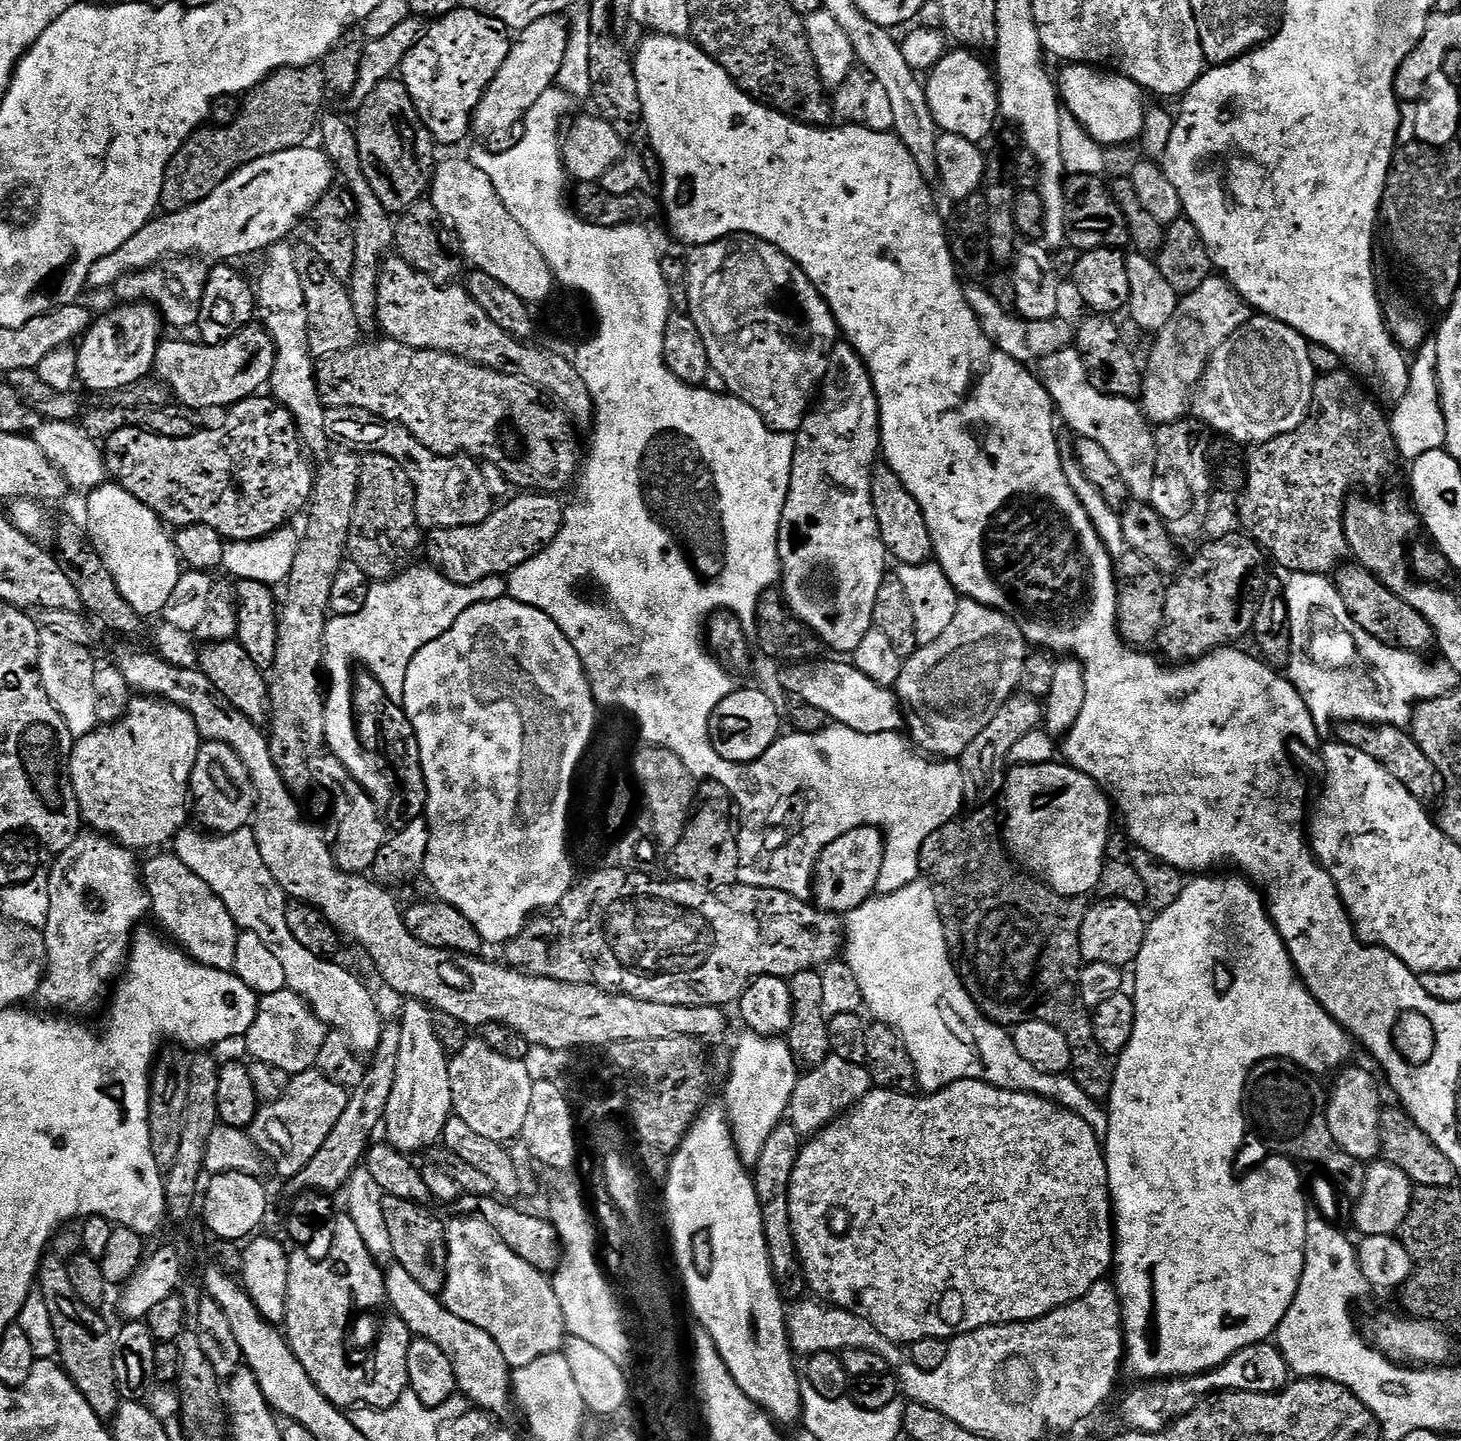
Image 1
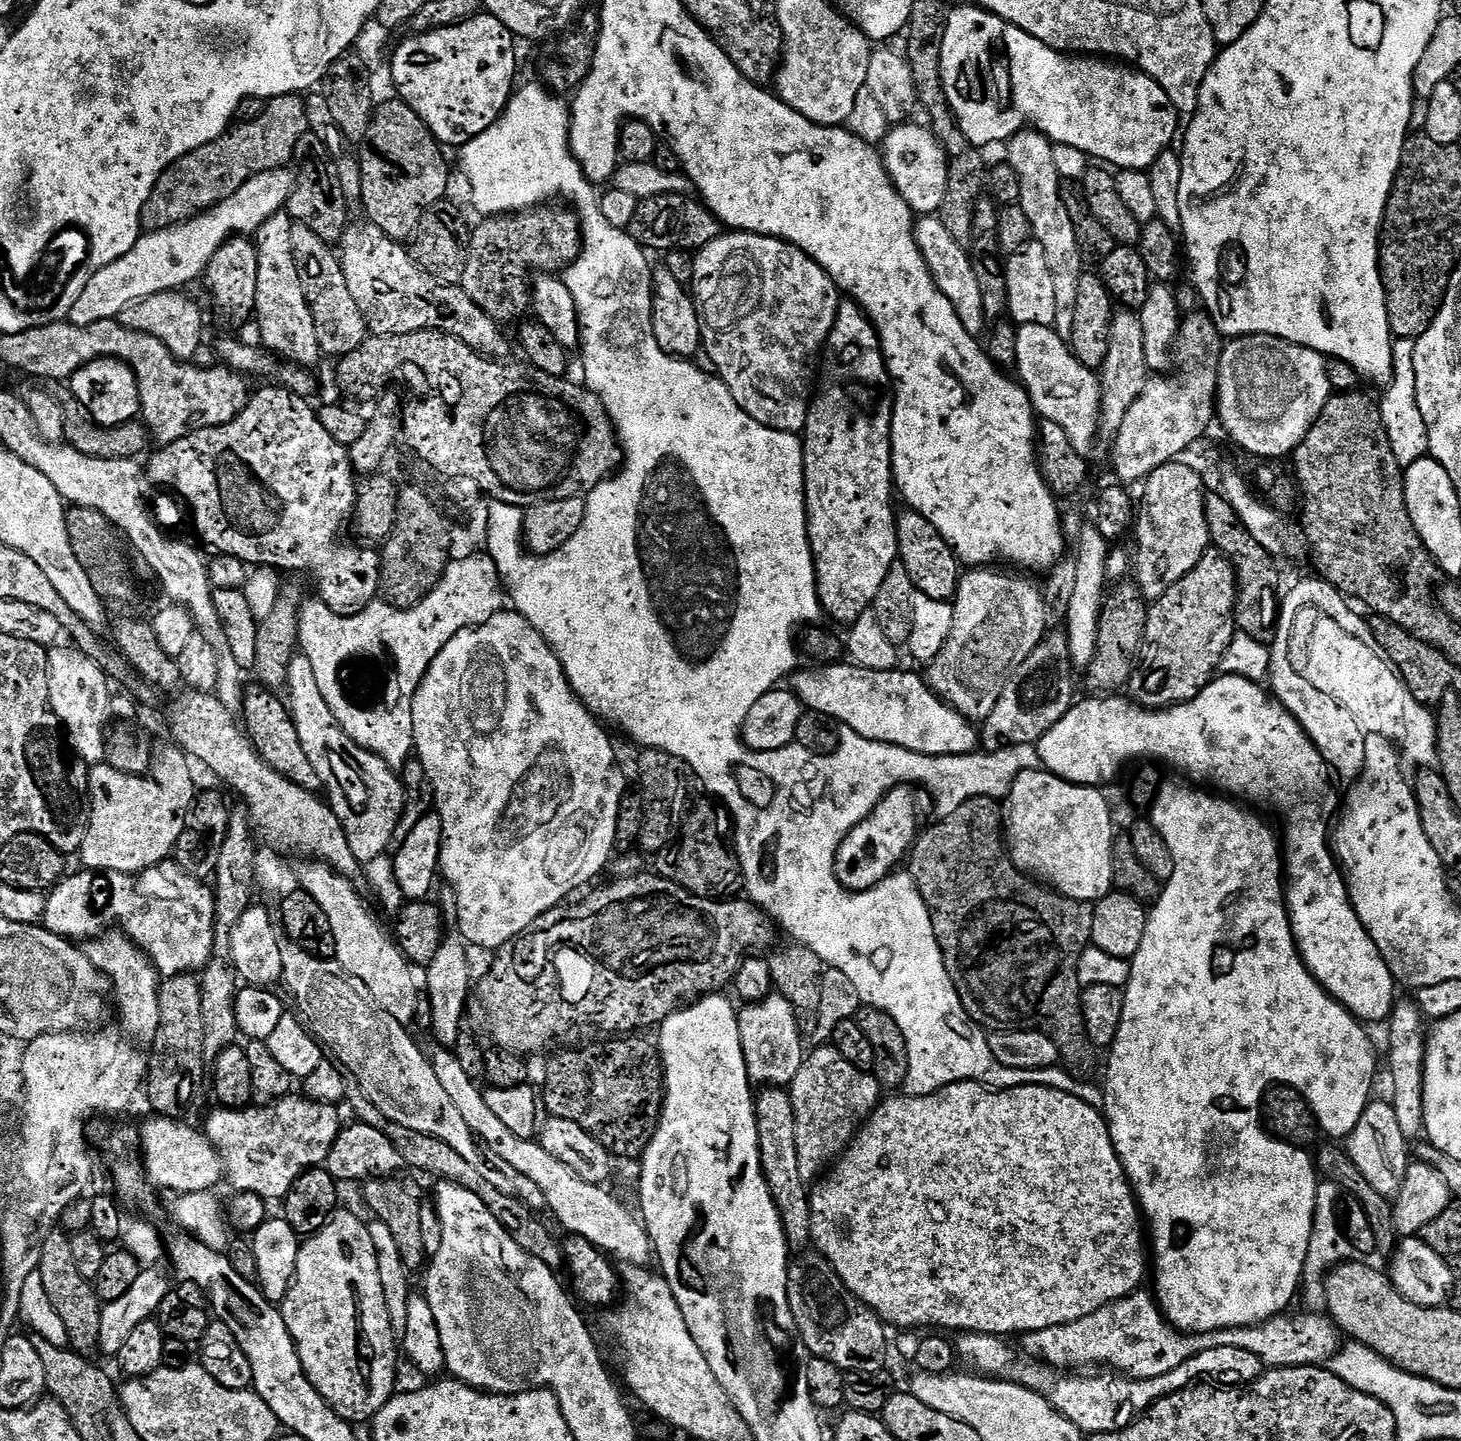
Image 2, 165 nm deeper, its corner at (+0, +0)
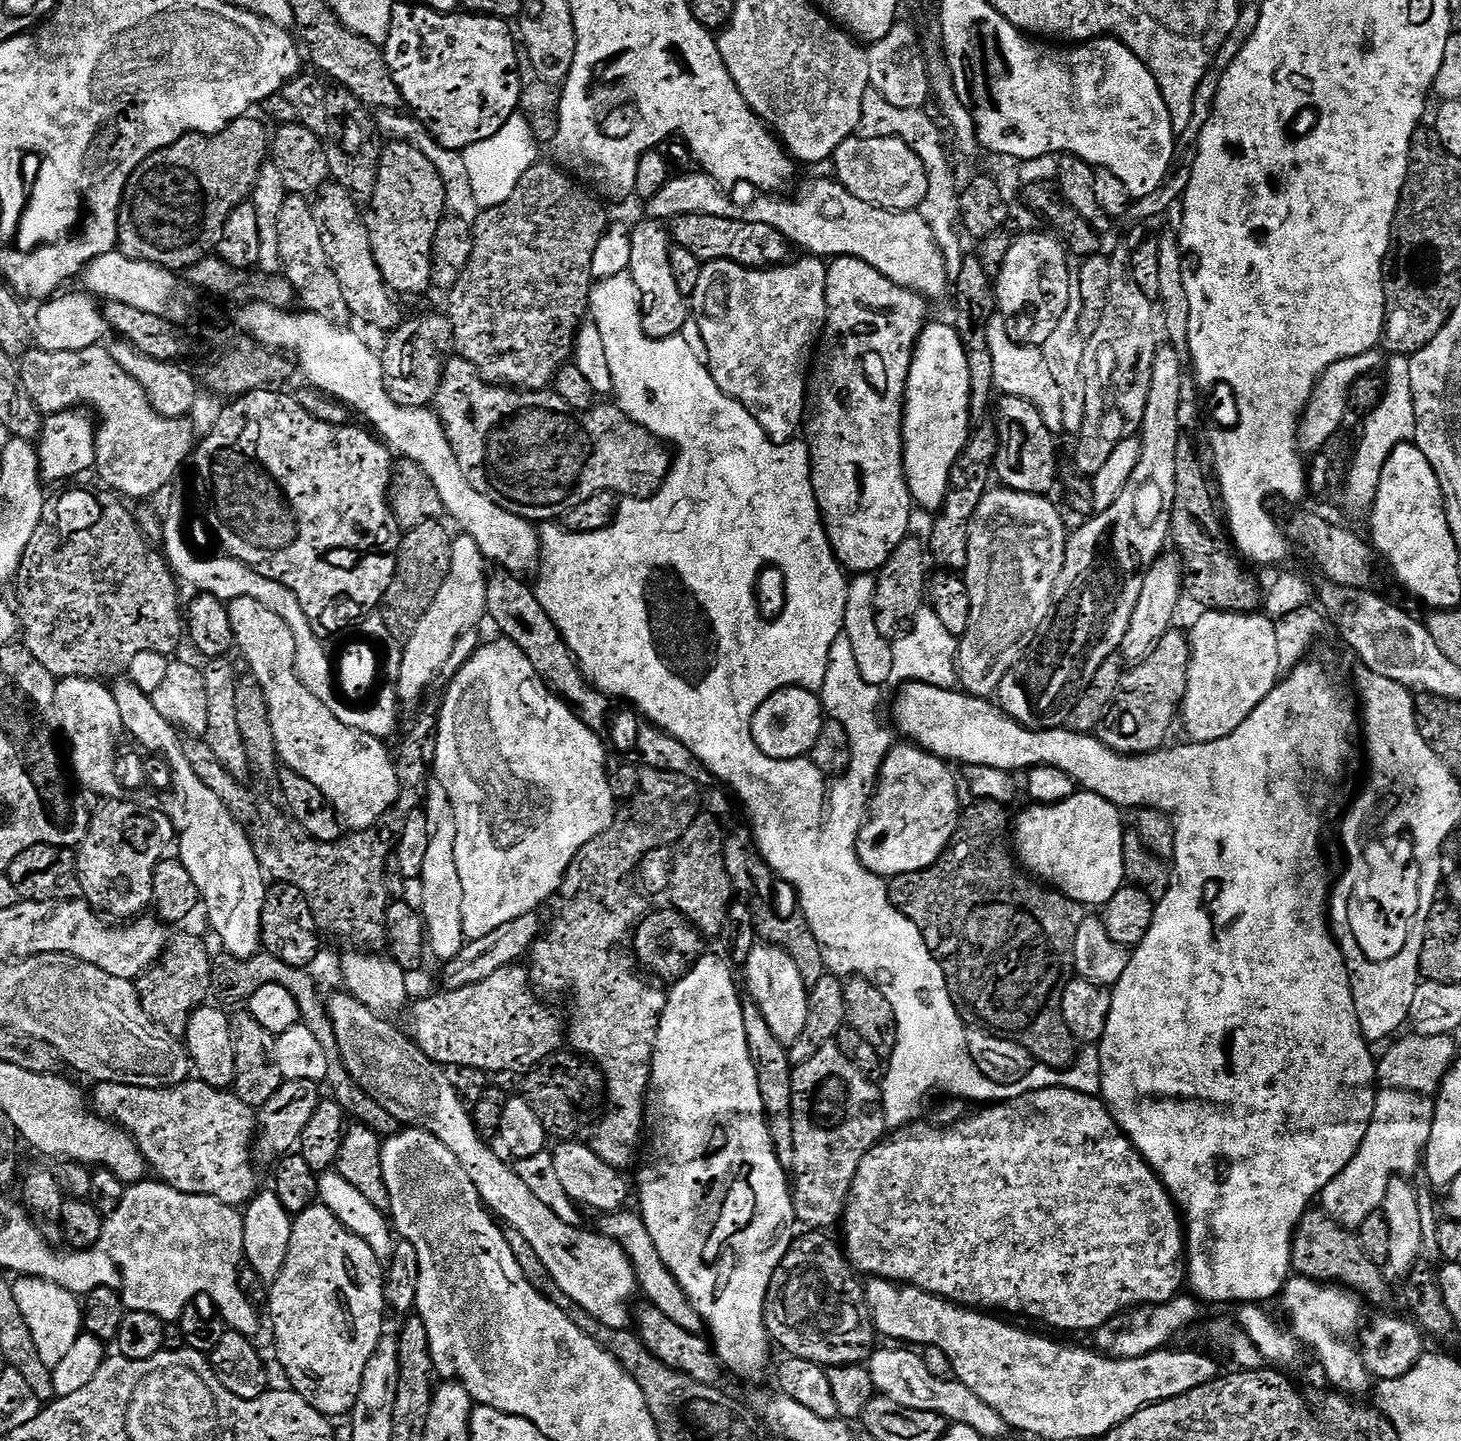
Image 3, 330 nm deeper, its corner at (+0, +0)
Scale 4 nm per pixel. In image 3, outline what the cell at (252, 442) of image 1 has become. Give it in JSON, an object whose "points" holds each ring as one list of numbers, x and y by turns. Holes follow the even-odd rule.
{"points":[[261,390,248,392,242,397,233,399,225,407,218,424,208,436,199,441,194,452,196,472,204,483,204,496,208,499,208,512,216,516,212,520,212,528,216,531,221,546,225,548,223,551,229,557,257,569,262,578,270,578,286,586,286,590,290,590,294,598,298,598,302,606,302,614,306,614,313,628,324,634,325,632,340,632,347,624,354,623,363,612,364,616,379,609,380,600,386,594,396,573,395,551,372,552,372,540,386,535,388,524,393,523,392,509,388,503,388,489,392,486,394,453,379,436,373,434,367,427,364,428,351,428,348,422,327,424,324,421,318,421,298,404,295,395,283,396,280,390]]}

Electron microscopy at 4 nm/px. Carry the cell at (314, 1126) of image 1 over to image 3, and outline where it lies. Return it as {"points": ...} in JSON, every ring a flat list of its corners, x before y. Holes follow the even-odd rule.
{"points":[[189,1078,182,1084,175,1084,173,1088,143,1088,103,1082,97,1083,95,1087,96,1093,90,1096,95,1111,106,1120,118,1122,124,1131,134,1137,151,1171,153,1168,163,1183,179,1192,218,1198,224,1204,233,1206,247,1205,256,1195,258,1185,256,1172,252,1169,252,1152,254,1156,258,1116,253,1108,236,1097,235,1091,203,1084,199,1078]]}

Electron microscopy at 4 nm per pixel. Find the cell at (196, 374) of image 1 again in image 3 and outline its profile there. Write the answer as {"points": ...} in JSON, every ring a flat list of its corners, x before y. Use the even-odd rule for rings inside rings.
{"points":[[32,346,19,357,18,383,28,400,34,404,35,409,41,413,43,411,43,415,46,416,92,406,91,411,98,417,94,472,97,472,109,484,105,485,113,493,121,497,134,496,138,500,144,500,147,496,158,495,179,474,180,467,187,460,189,463,193,455,198,437,192,428,192,421,188,418,172,419,160,414,151,405,150,398,142,385,132,378,102,346,61,352,47,352]]}

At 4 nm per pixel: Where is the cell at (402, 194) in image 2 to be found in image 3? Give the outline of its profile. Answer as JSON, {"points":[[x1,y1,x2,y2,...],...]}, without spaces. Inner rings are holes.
{"points":[[393,139,385,148,383,145,380,152,378,182,370,201,372,217,367,217,366,223,368,234,372,238,372,253,376,259,376,265,393,293,401,297,402,295,416,296,419,292,433,287,432,247,434,234,438,234,440,221,446,215,446,202,447,192,444,189,443,178,425,154,402,140]]}

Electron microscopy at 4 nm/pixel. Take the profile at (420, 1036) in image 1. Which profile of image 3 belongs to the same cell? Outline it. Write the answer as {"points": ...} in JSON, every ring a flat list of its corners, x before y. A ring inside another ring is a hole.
{"points":[[431,781,427,790,424,809,428,818,429,842,422,862,419,881,422,882,422,906,420,913,424,919,426,944,440,962,456,958,465,946,462,930,463,887,455,865,454,845,457,837,457,822,453,803,450,802,448,788,440,781]]}

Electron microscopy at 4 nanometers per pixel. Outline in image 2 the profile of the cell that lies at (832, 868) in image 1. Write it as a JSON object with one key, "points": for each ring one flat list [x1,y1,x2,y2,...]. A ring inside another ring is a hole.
{"points":[[897,786,889,790,878,802,876,809,862,823,854,826,836,852,836,876,841,886,852,892,865,892,882,883,897,871,900,859,911,853,916,843,916,796,911,787]]}

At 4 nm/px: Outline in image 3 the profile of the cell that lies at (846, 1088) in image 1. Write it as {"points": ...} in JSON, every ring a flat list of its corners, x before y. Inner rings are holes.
{"points":[[831,1042,822,1046,809,1061,797,1064,792,1069,792,1121,794,1166,790,1172,794,1179,790,1187,794,1214,801,1225,805,1224,805,1229,828,1230,831,1224,841,1223,844,1205,852,1192,852,1183,858,1174,862,1158,866,1158,870,1149,881,1143,889,1131,881,1089,868,1081,862,1070,842,1054,835,1042]]}

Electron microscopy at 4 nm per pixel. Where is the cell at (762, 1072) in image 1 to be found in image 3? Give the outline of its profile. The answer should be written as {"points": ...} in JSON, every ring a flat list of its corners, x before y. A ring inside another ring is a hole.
{"points":[[758,942,744,965,744,971,749,997,761,1008,770,1030,774,1030,774,1036,791,1046,805,1029,806,1017,809,1014,810,990,802,981,797,963,788,952,771,944]]}

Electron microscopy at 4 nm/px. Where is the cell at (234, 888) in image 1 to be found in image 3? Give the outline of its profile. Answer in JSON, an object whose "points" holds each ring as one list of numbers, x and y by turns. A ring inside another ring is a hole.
{"points":[[340,990,335,994,337,996,332,996,326,1000,327,1010,329,1020,334,1028,334,1038,338,1040,338,1050,342,1054,342,1062,346,1066,346,1070,354,1078,354,1082,358,1082,358,1086,362,1086,362,1090,366,1090,366,1094,373,1096,377,1102,384,1107,386,1111,391,1114,396,1121,401,1125,407,1126,409,1128,421,1128,426,1130,430,1134,434,1134,434,1138,438,1138,438,1142,442,1142,442,1146,446,1146,446,1150,450,1150,458,1158,458,1162,462,1162,462,1170,466,1170,466,1175,469,1176,470,1182,474,1182,474,1186,478,1190,480,1199,485,1208,489,1212,495,1214,507,1227,518,1230,518,1234,522,1234,522,1238,526,1238,526,1242,530,1242,530,1247,537,1252,538,1259,542,1261,542,1266,546,1266,546,1270,550,1270,550,1278,554,1278,554,1282,558,1282,558,1286,563,1290,563,1292,569,1297,574,1298,574,1302,578,1302,578,1306,582,1306,582,1310,586,1310,590,1314,594,1314,594,1318,598,1318,598,1322,602,1322,606,1326,611,1328,628,1328,630,1324,630,1309,633,1307,632,1299,635,1298,636,1294,638,1296,638,1283,636,1281,636,1267,632,1265,631,1258,626,1254,626,1250,622,1250,622,1246,618,1242,614,1242,609,1236,601,1236,599,1231,592,1230,592,1232,587,1232,584,1226,576,1227,574,1225,567,1225,566,1222,562,1222,561,1218,558,1218,557,1214,554,1214,549,1206,541,1201,530,1190,526,1183,522,1182,518,1174,515,1172,513,1165,509,1163,507,1159,499,1160,496,1157,496,1152,492,1149,493,1145,486,1142,483,1137,480,1136,479,1130,475,1128,475,1122,472,1119,472,1113,466,1107,466,1105,461,1100,459,1094,456,1092,455,1083,447,1076,445,1069,439,1064,435,1064,432,1059,430,1059,420,1047,418,1047,412,1040,412,1037,408,1035,407,1031,395,1028,391,1024,391,1019,385,1018,379,1012,372,1012,368,1009,362,1002,355,999,355,997,349,995,347,991]]}

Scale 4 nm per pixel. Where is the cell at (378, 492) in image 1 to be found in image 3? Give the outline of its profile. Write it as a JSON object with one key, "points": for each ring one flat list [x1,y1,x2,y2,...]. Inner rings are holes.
{"points":[[427,520,422,522,422,526,414,526,403,533,404,541,396,552,396,573,386,594,380,600,378,609,389,637,396,639,396,642,407,641,408,637,414,634,414,630,418,630,418,622,422,622,422,617,425,616,426,610,430,610,434,598,438,598,442,582,446,582,454,536,442,525,440,520]]}

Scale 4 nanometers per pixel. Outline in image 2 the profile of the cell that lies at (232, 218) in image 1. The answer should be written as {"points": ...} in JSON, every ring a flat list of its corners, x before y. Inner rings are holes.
{"points":[[283,167,258,174,234,190,230,198,218,202,193,220,157,232,144,232,140,241,126,255,98,270,90,282,86,282,82,294,78,294,78,302,74,302,70,310,67,323,90,326,94,322,114,320,129,304,138,303,159,292,176,292,191,280,199,281,210,258,218,254,227,240,233,236,255,234,262,222,287,205,292,187,296,184,295,175,288,171,287,167]]}

